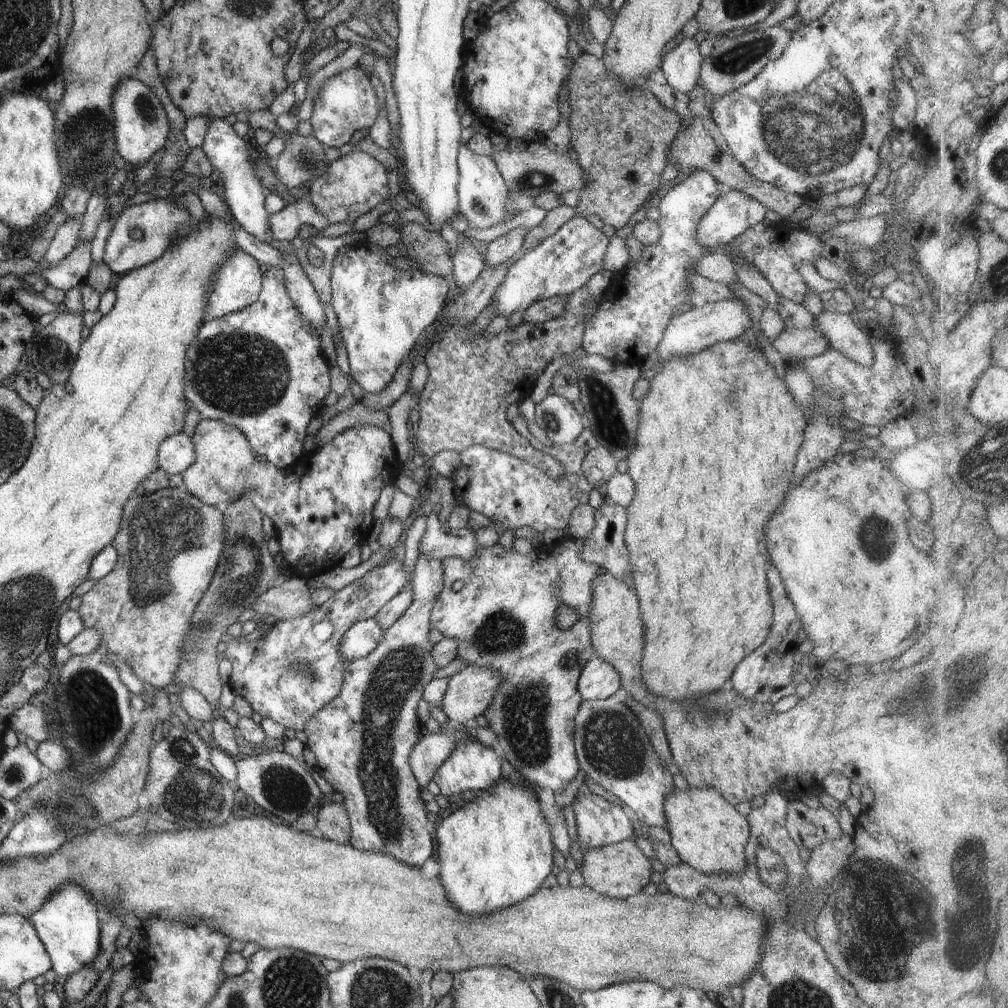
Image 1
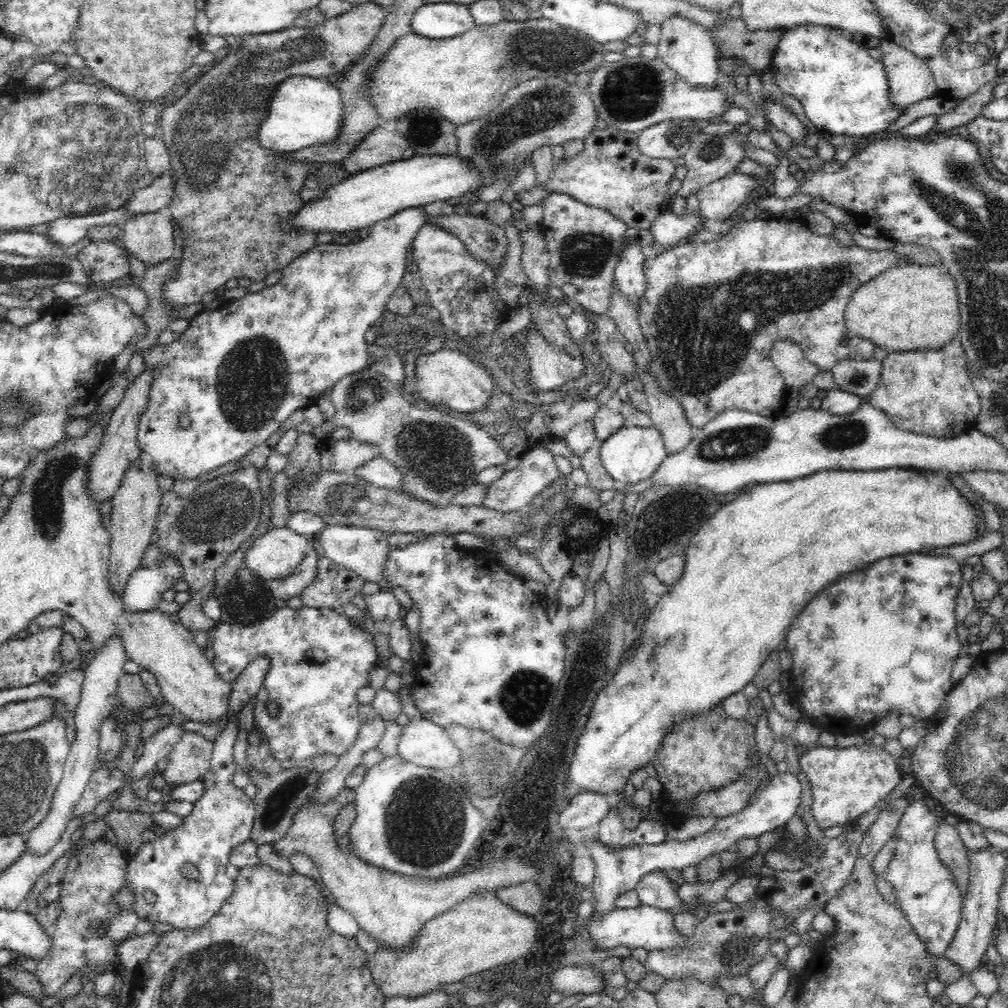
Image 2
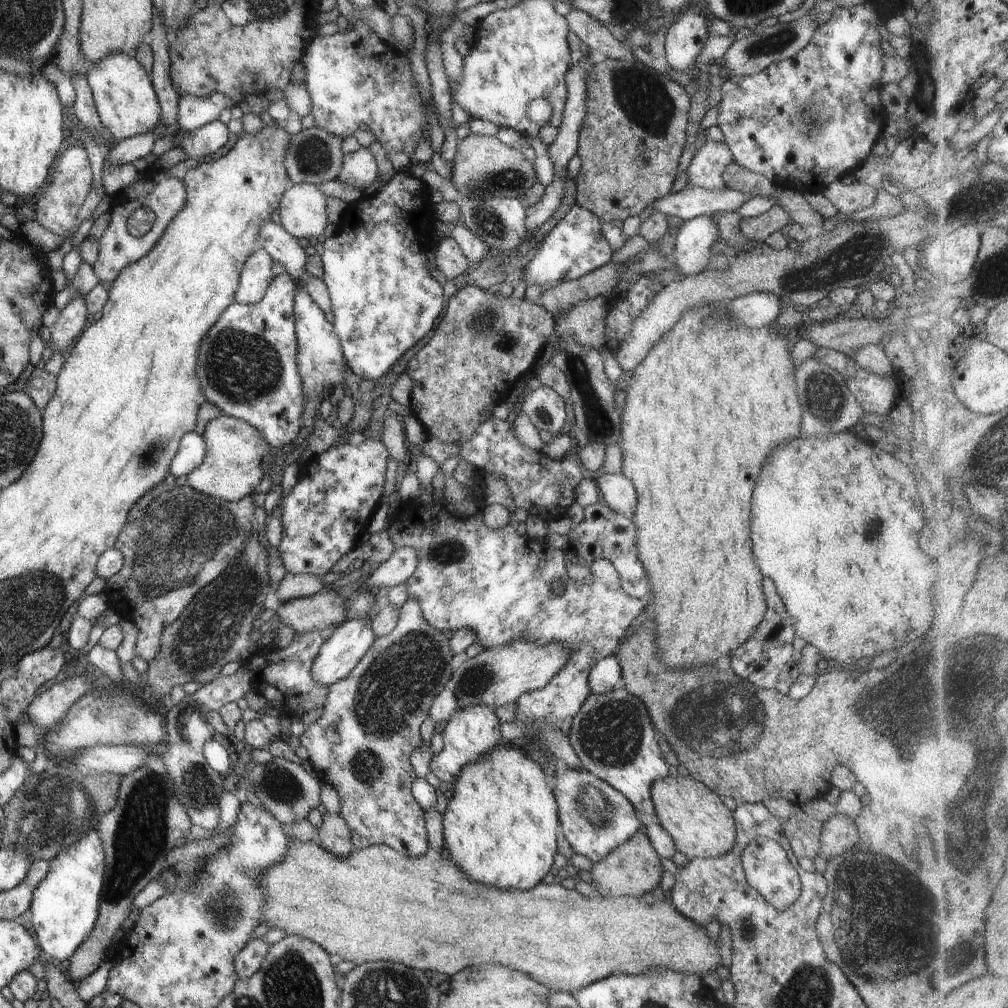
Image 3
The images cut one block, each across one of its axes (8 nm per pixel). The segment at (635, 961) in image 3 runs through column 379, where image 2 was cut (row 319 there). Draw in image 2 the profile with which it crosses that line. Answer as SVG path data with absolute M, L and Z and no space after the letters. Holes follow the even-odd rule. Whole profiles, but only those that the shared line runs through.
M896 265L876 278L864 283L850 298L845 311L845 323L850 335L864 341L872 341L892 351L938 350L946 346L960 330L961 316L956 298L956 284L948 274L942 274L940 267L930 265Z

